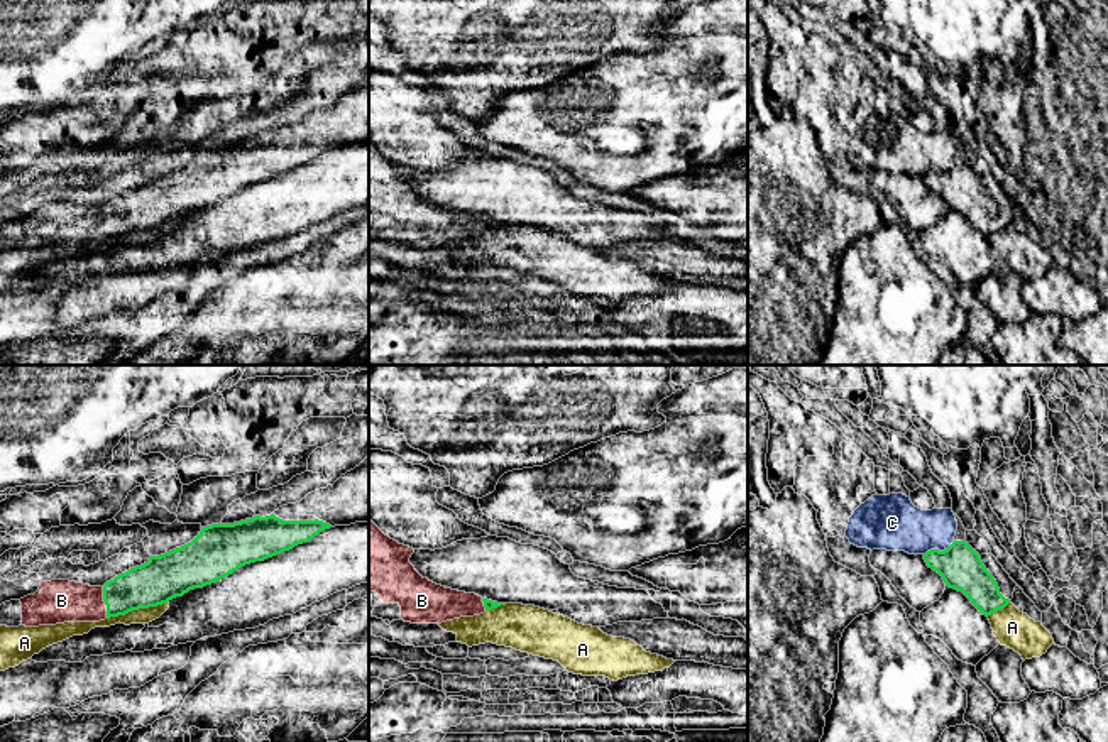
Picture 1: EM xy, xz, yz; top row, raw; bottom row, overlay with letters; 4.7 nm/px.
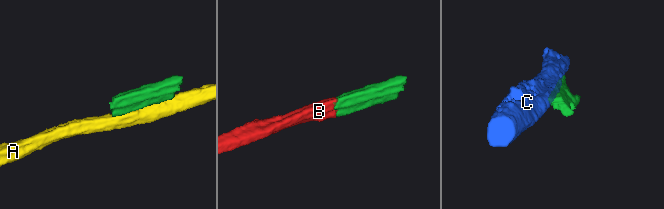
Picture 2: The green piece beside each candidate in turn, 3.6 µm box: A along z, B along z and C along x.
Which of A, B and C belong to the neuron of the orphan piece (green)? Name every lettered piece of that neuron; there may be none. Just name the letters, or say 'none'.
B

